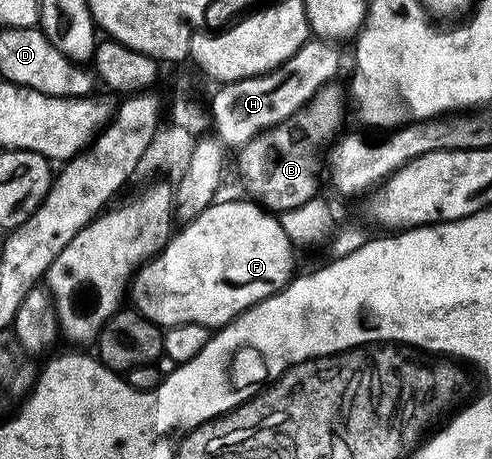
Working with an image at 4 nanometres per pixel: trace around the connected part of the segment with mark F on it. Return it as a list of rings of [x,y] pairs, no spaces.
[[[216,200],[211,205],[205,208],[205,212],[201,212],[191,222],[186,223],[182,227],[183,230],[174,235],[171,241],[155,255],[149,262],[144,262],[139,267],[130,287],[129,298],[133,301],[134,309],[143,314],[151,322],[154,322],[156,326],[160,328],[166,328],[169,326],[176,326],[177,324],[201,324],[208,328],[222,328],[227,323],[232,322],[239,314],[244,314],[250,306],[256,306],[258,302],[264,302],[269,296],[279,293],[288,282],[291,281],[295,270],[295,253],[297,253],[296,247],[292,245],[289,236],[286,235],[285,230],[282,228],[280,219],[276,217],[274,213],[268,212],[262,205],[251,202],[222,202],[222,200]]]

